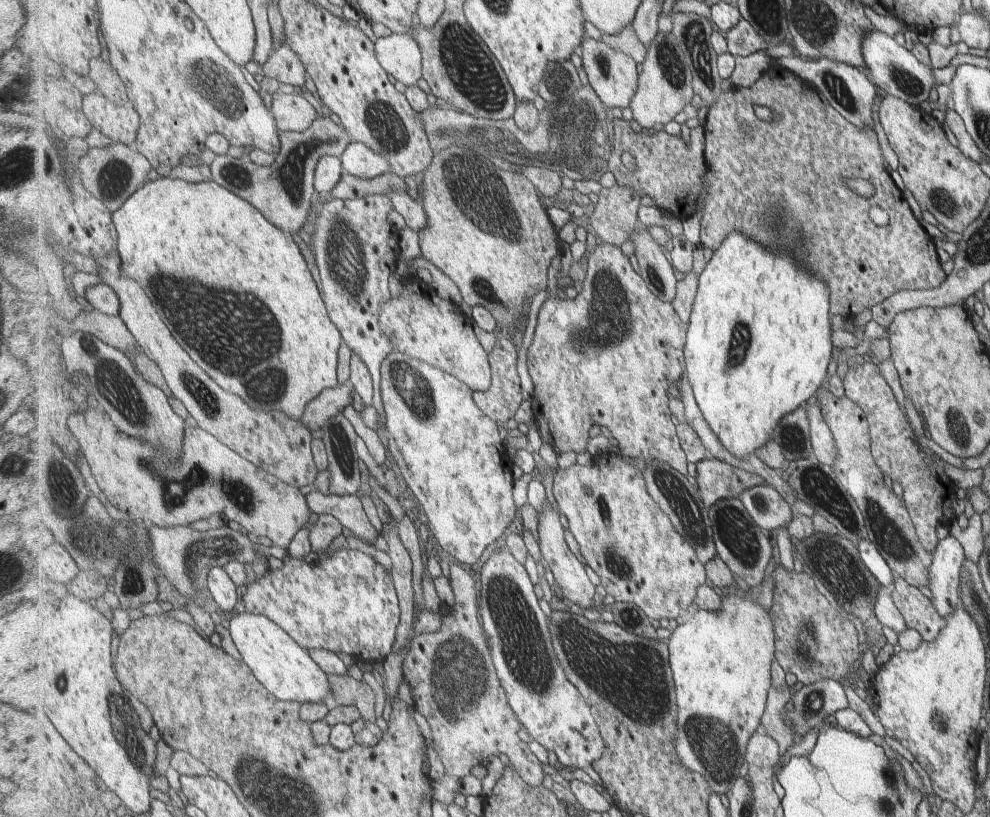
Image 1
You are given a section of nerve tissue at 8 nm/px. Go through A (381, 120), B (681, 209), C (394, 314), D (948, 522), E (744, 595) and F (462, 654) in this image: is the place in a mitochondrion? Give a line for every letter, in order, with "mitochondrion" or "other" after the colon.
A: mitochondrion
B: other
C: other
D: other
E: other
F: mitochondrion

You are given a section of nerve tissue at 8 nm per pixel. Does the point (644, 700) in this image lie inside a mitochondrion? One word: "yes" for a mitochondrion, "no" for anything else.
yes

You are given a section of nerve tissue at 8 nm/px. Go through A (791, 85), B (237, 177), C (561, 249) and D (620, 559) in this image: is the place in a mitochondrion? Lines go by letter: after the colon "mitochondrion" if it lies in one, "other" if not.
A: other
B: mitochondrion
C: other
D: mitochondrion

